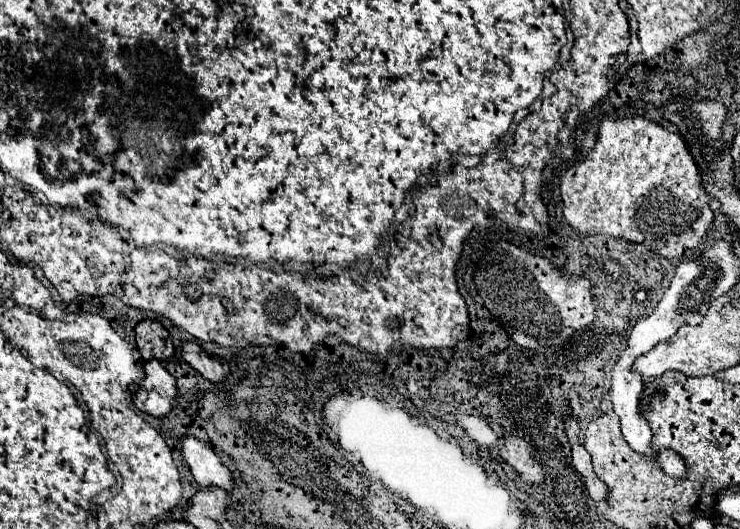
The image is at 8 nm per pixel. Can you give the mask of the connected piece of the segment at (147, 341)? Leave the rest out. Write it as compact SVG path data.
M145 319L135 327L137 333L137 347L145 361L157 359L157 361L171 361L175 357L175 347L171 341L169 331L159 323Z

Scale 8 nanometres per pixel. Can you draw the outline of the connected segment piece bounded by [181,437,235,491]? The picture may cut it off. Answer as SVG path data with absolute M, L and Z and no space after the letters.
M185 437L181 451L185 461L191 467L195 481L203 489L209 489L211 485L215 485L225 491L233 491L235 487L233 473L221 463L221 459L213 453L213 449L209 449L205 443L197 441L195 437Z

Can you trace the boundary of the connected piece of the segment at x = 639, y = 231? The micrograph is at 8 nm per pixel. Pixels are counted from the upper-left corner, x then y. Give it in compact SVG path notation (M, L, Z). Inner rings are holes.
M643 117L601 121L595 149L587 155L585 161L573 165L561 175L561 197L567 223L579 233L611 235L641 243L663 257L693 255L713 223L713 211L709 207L711 197L703 189L699 167L685 141L659 123Z

